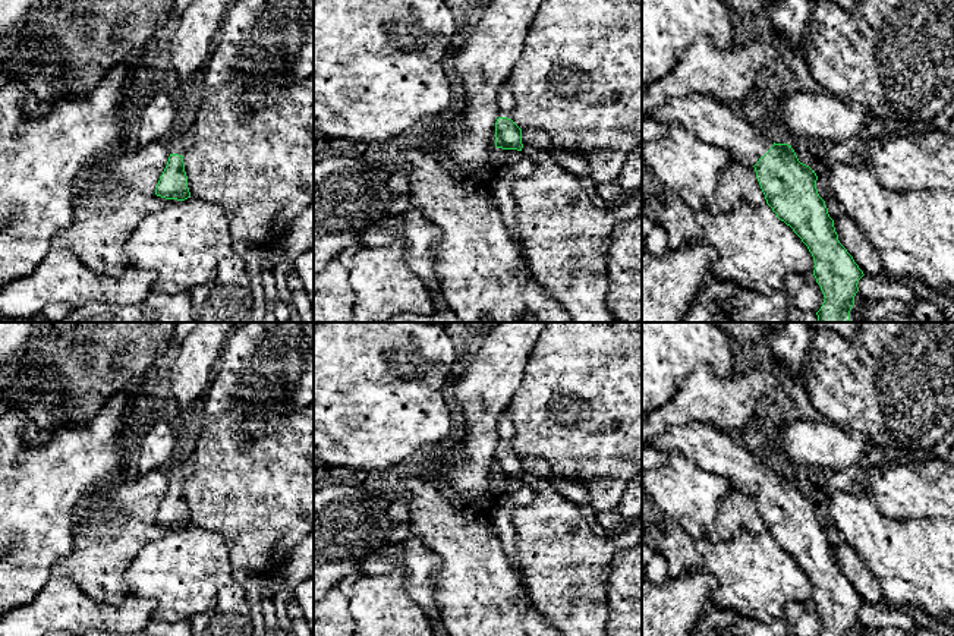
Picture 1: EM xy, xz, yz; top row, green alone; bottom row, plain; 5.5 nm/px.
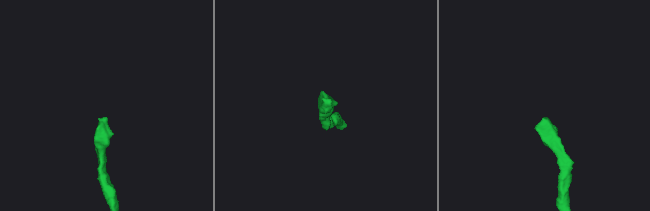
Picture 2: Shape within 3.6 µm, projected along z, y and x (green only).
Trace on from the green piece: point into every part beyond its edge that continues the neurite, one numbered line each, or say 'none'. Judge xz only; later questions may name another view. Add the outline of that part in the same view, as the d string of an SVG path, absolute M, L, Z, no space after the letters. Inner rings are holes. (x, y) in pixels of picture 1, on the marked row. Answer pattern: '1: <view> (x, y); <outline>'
1: xz (506, 103); M504 82L498 91L498 117L511 119L514 108L514 98L509 91L507 82Z

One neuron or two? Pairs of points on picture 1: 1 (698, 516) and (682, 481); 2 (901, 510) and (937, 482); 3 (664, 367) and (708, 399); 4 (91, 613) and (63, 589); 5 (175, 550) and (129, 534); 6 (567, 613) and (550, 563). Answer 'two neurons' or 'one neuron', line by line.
1: one neuron
2: one neuron
3: two neurons
4: one neuron
5: two neurons
6: one neuron

